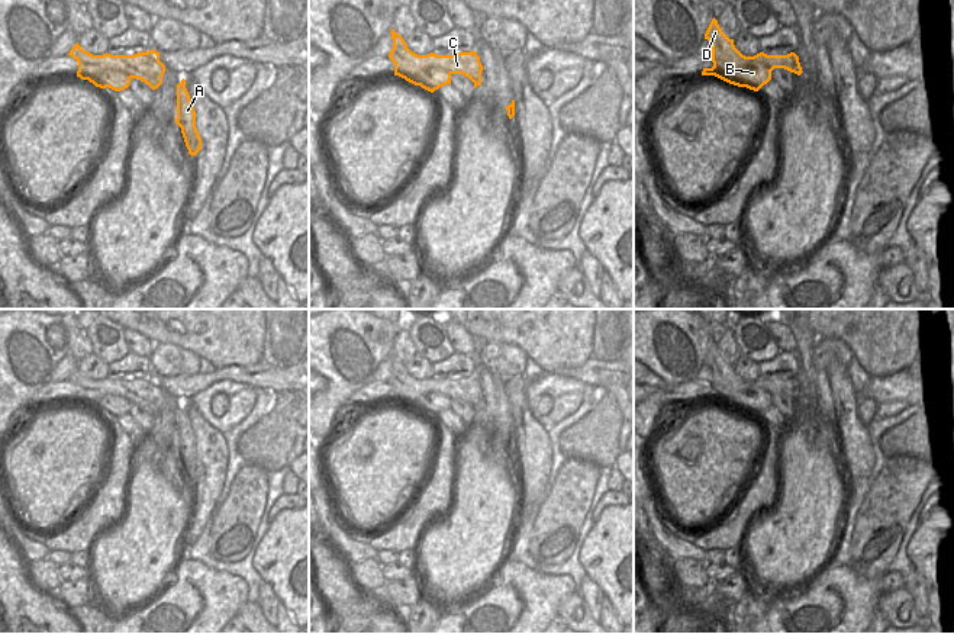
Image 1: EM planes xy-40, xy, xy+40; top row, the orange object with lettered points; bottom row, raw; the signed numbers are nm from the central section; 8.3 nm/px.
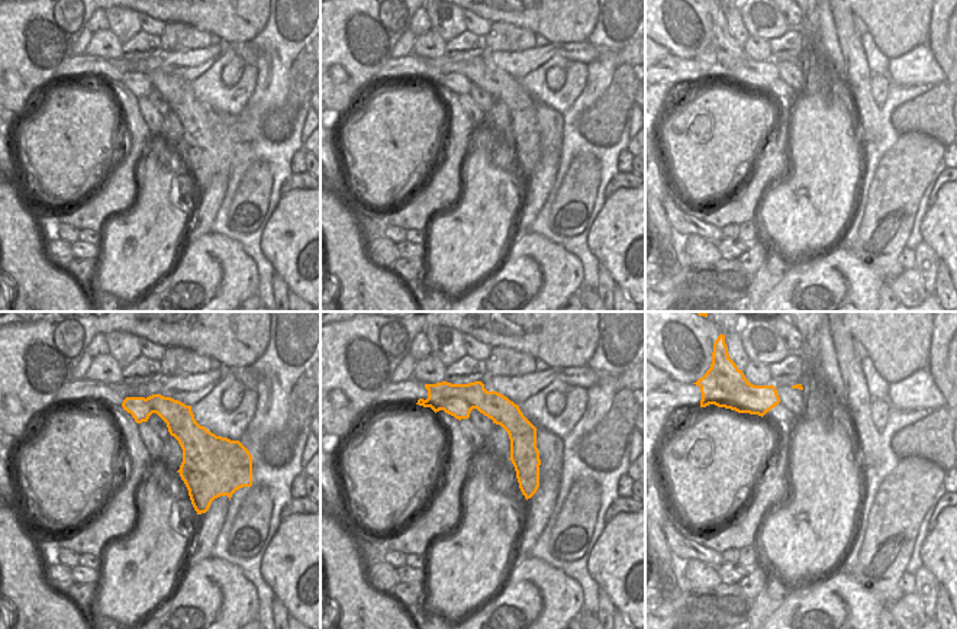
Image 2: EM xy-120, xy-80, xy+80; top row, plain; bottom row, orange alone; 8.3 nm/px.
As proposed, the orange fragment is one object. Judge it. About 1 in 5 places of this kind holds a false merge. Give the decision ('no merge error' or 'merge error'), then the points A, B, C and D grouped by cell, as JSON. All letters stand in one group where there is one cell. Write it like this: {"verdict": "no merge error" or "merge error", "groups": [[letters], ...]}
{"verdict": "merge error", "groups": [["A", "C", "D"], ["B"]]}

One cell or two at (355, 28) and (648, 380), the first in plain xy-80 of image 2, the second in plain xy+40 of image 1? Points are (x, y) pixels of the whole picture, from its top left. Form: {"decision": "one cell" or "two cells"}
{"decision": "two cells"}

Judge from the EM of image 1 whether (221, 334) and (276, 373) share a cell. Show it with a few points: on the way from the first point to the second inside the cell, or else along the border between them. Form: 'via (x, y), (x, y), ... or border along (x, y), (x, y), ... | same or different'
border along (260, 360), (251, 364), (226, 366) | different

